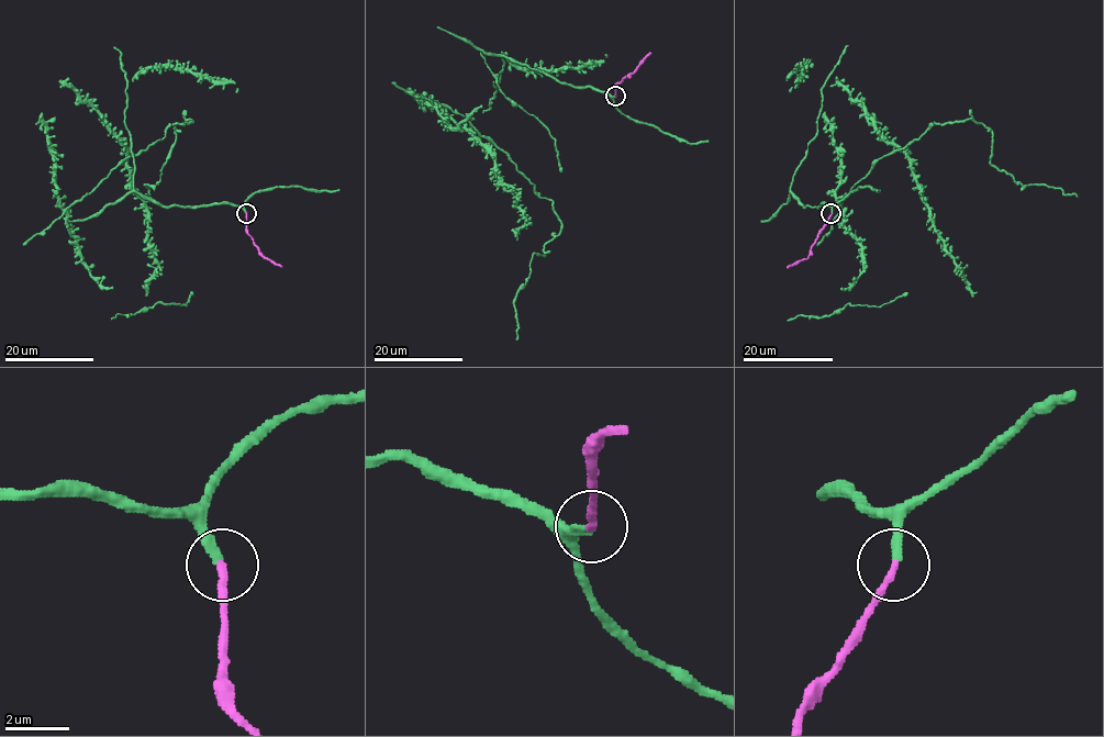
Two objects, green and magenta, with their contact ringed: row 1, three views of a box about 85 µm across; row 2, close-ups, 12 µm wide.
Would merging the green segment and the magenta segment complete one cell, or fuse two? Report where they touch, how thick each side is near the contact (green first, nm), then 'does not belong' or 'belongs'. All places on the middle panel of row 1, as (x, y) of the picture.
at (615, 96); 280 nm thick on the green side, 240 nm on the other; belongs

